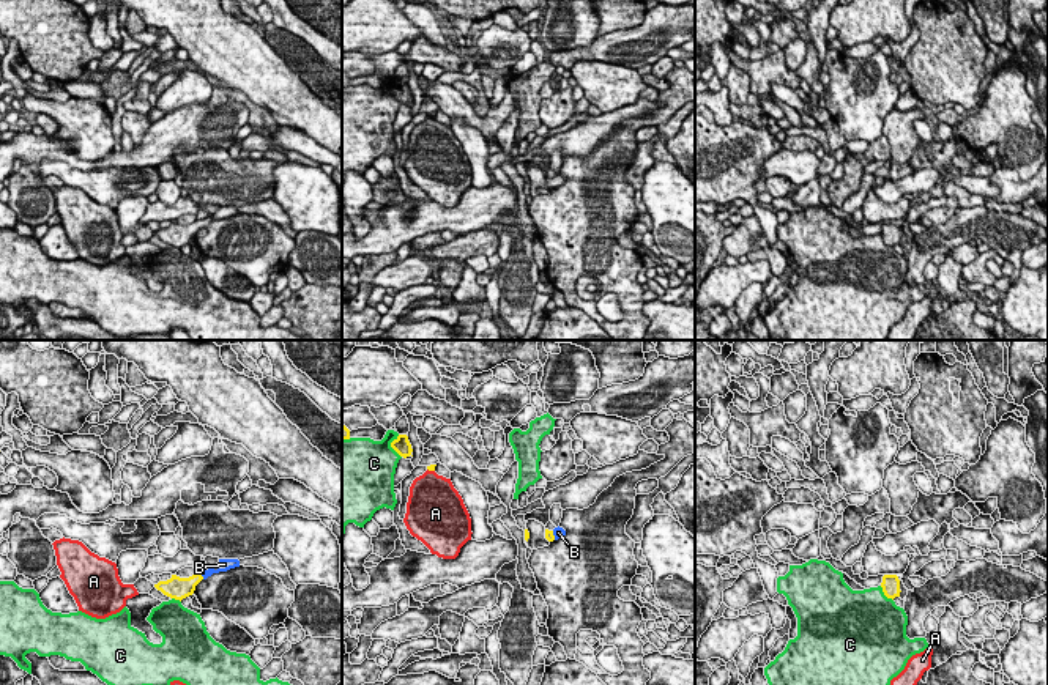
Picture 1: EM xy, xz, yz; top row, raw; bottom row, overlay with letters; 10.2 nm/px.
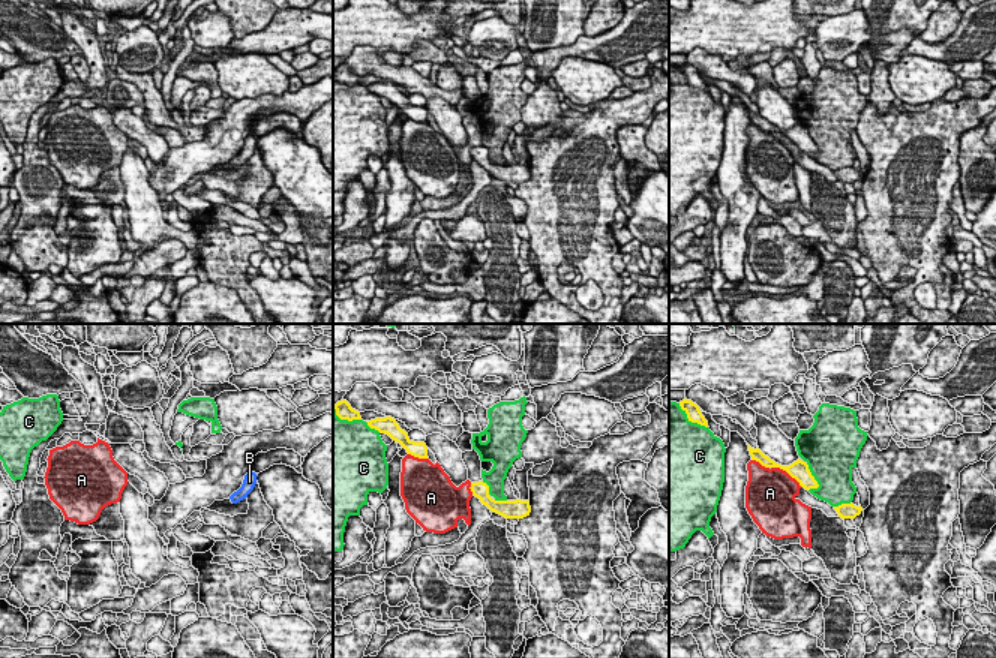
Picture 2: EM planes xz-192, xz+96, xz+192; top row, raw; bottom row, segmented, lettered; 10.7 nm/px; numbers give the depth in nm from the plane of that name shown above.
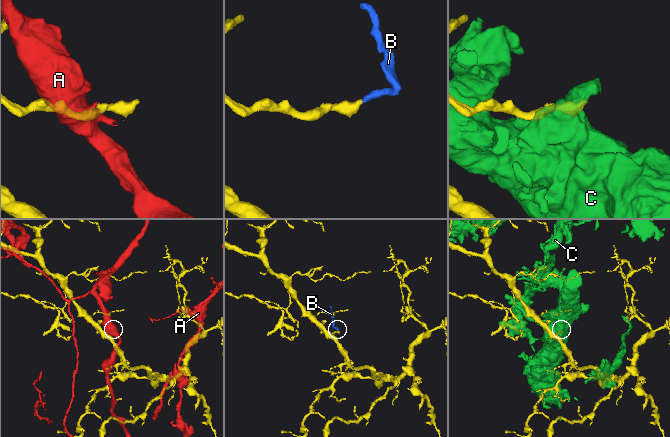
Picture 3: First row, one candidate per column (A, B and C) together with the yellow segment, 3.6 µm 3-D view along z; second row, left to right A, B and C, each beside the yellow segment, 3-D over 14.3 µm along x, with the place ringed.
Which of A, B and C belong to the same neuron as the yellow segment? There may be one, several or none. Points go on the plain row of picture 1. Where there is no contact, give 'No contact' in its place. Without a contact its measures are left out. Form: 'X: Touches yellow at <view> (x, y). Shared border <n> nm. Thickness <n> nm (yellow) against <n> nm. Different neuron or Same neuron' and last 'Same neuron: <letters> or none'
A: Touches yellow at xz (431, 117). Shared border 90 nm. Thickness 60 nm (yellow) against 420 nm. Different neuron
B: Touches yellow at xy (202, 224). Shared border 70 nm. Thickness 220 nm (yellow) against 130 nm. Same neuron
C: Touches yellow at xz (391, 93). Shared border 240 nm. Thickness 170 nm (yellow) against 460 nm. Different neuron
Same neuron: B

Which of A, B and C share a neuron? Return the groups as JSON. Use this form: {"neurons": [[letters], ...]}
{"neurons": [["A"], ["B"], ["C"]]}

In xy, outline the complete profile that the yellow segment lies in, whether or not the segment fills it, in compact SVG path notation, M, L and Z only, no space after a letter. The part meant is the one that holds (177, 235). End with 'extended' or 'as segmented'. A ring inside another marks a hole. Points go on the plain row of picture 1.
M219 206L219 209L213 214L208 214L203 220L195 220L189 225L180 225L177 222L172 222L167 228L159 228L154 231L158 238L161 238L164 243L183 247L194 241L195 233L202 228L211 224L213 220L227 219L230 216L240 214L238 206Z; extended

